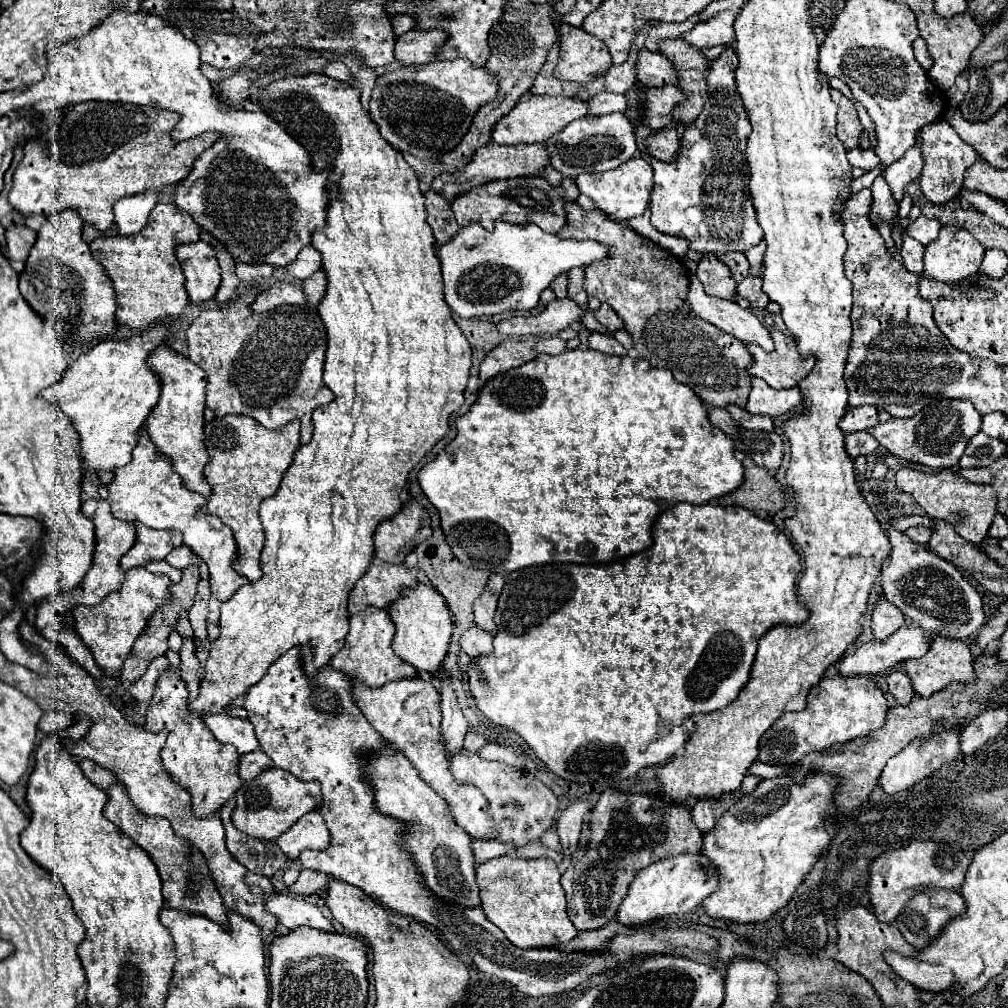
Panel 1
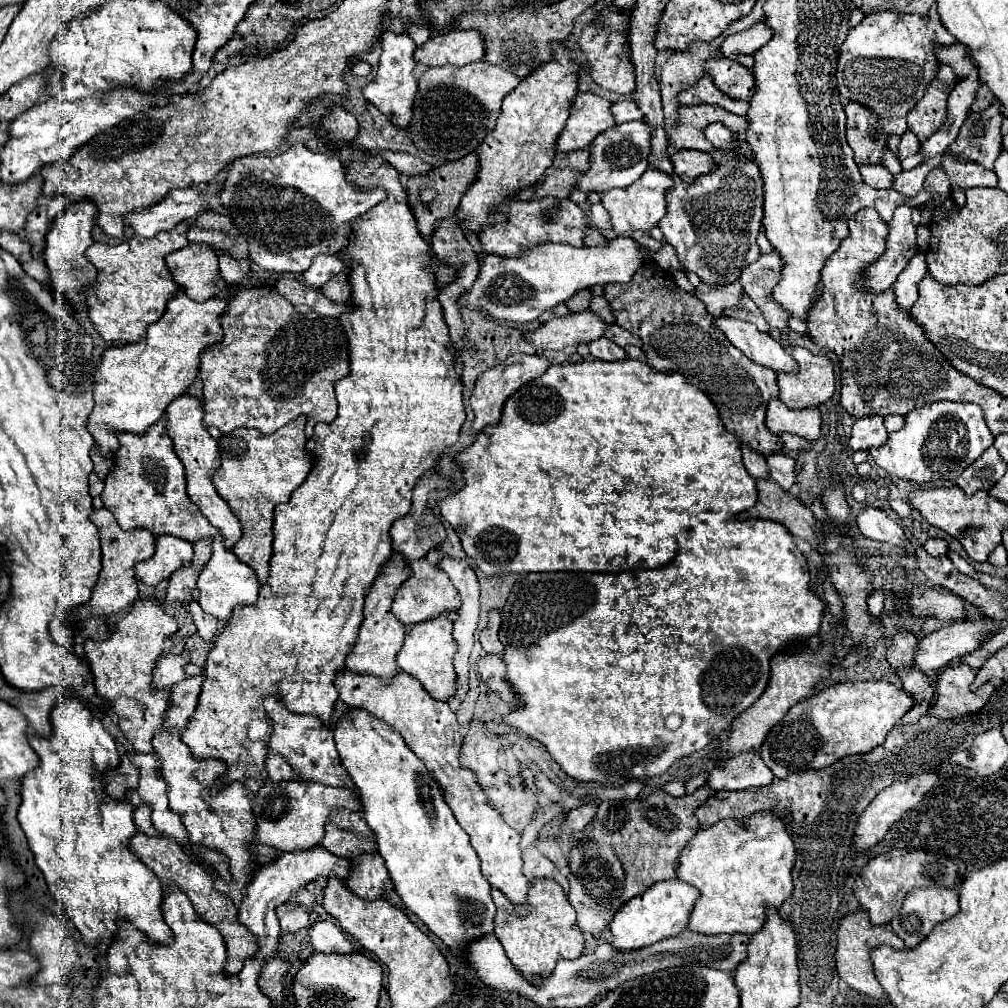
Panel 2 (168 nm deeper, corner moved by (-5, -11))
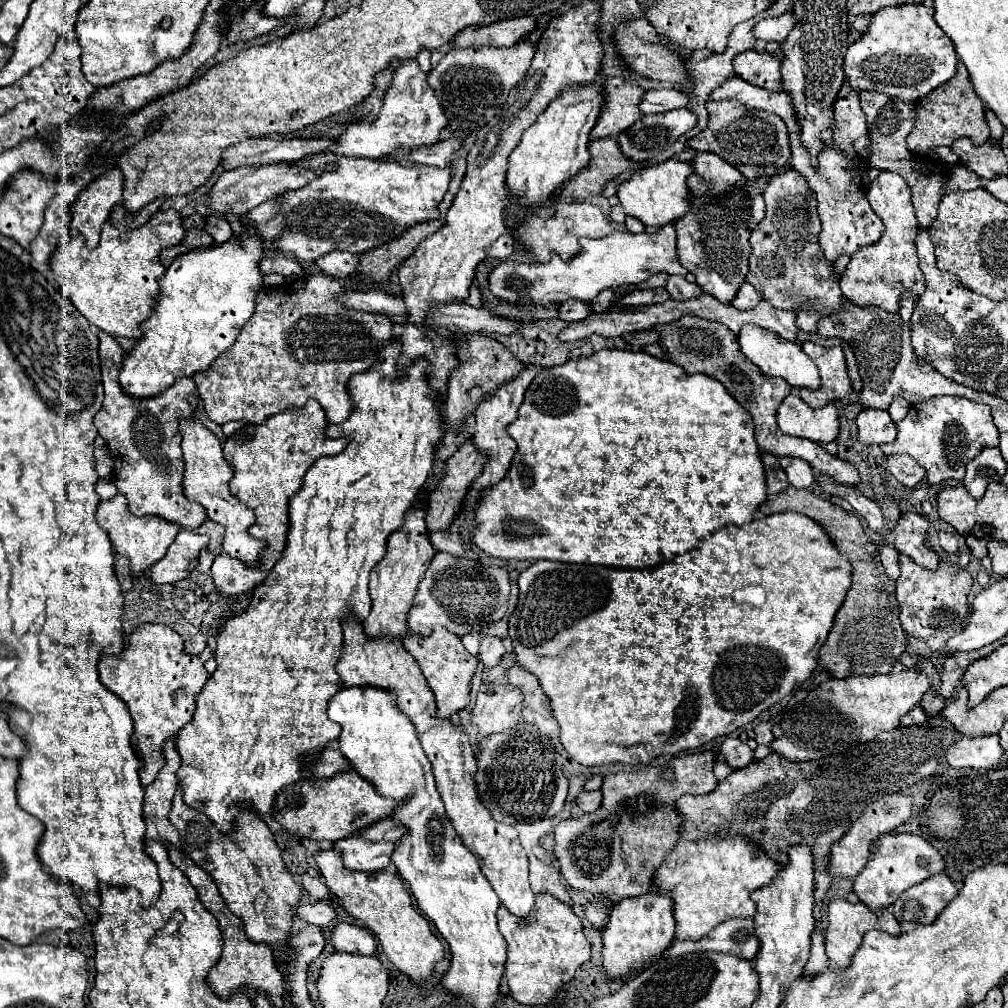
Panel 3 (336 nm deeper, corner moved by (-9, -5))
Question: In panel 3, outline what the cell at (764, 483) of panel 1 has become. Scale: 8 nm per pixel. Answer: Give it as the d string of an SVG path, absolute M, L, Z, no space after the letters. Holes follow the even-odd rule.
M787 487L785 491L769 497L759 511L763 515L783 513L783 511L797 511L801 515L811 517L817 521L831 537L833 545L849 559L853 571L851 587L841 603L833 627L829 631L827 641L823 643L819 657L823 669L831 673L831 677L845 679L851 675L877 675L889 673L895 665L895 659L907 647L907 633L899 623L899 607L895 599L895 583L885 575L885 569L879 561L879 547L867 537L863 523L849 511L835 507L827 499L821 499L811 489L793 489Z

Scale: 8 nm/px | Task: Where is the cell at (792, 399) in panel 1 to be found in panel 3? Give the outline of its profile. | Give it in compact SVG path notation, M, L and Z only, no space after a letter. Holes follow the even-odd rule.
M795 393L787 395L777 409L777 425L785 435L823 443L835 441L839 433L837 409L833 403L827 403L823 409L811 409Z

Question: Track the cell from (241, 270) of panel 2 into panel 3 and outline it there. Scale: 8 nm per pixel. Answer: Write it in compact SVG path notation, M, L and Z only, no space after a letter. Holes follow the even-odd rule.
M211 215L207 217L207 225L205 225L205 231L215 239L215 243L223 243L223 241L229 241L231 239L231 227L227 223L225 217L217 217L217 215Z

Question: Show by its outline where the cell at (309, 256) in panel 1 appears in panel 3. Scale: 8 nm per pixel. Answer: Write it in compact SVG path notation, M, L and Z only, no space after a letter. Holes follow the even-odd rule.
M331 251L329 255L323 255L321 259L315 261L315 265L329 277L333 279L347 279L349 273L357 271L357 255L353 253L341 253L341 251Z

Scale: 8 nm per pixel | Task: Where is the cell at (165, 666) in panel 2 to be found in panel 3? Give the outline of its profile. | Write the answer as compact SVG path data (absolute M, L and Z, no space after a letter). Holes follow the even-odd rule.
M195 635L191 639L187 639L187 647L185 647L185 653L189 655L199 655L203 649L207 647L207 641L203 635Z

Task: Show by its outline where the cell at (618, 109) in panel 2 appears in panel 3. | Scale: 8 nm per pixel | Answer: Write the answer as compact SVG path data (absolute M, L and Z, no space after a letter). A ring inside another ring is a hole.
M651 89L645 91L639 103L639 111L643 115L653 115L653 113L665 113L671 109L679 109L687 105L687 95L677 91L677 89Z

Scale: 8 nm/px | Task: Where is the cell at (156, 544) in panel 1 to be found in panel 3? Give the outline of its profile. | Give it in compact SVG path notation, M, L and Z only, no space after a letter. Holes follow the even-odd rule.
M179 531L167 555L151 567L153 583L177 583L185 579L197 565L199 551L205 547L205 537L193 531Z

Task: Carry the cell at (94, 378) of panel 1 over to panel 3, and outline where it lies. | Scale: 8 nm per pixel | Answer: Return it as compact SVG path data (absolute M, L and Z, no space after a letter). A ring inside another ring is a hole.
M247 231L241 237L231 237L227 243L213 245L209 249L181 255L165 271L161 279L161 297L153 317L141 323L141 339L123 355L123 367L119 369L121 389L135 399L155 397L169 389L181 377L193 377L197 371L205 371L225 349L233 345L243 323L253 315L255 295L263 287L263 275L259 271L259 259L263 257L263 241L255 231Z

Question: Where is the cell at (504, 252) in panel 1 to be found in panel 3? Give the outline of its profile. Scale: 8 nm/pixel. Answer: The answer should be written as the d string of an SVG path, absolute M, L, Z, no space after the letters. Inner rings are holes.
M673 223L665 225L653 235L613 231L603 239L581 239L581 251L569 263L561 261L559 255L551 255L549 263L501 261L489 275L489 289L495 297L507 303L559 305L567 299L591 301L601 289L635 285L659 271L669 275L685 275L685 267L677 259L677 235Z

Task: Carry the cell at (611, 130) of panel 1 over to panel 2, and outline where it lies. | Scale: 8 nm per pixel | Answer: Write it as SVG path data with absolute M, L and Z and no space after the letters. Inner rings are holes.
M629 121L621 123L597 137L589 151L593 153L593 165L585 177L581 177L581 185L577 189L589 193L603 193L613 187L629 187L647 171L647 157L651 149L651 127L645 121Z

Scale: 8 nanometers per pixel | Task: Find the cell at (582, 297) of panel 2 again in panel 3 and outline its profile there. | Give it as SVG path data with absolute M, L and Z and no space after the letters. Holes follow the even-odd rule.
M609 289L609 291L601 291L601 295L597 295L597 299L593 299L593 303L589 303L591 311L593 313L603 313L607 309L611 309L611 301L615 299L617 295Z

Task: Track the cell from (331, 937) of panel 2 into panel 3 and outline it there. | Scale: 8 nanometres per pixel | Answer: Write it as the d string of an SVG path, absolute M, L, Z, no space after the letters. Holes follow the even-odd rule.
M337 923L331 927L329 941L337 951L357 953L357 955L373 955L377 945L369 929L353 925L353 923Z

